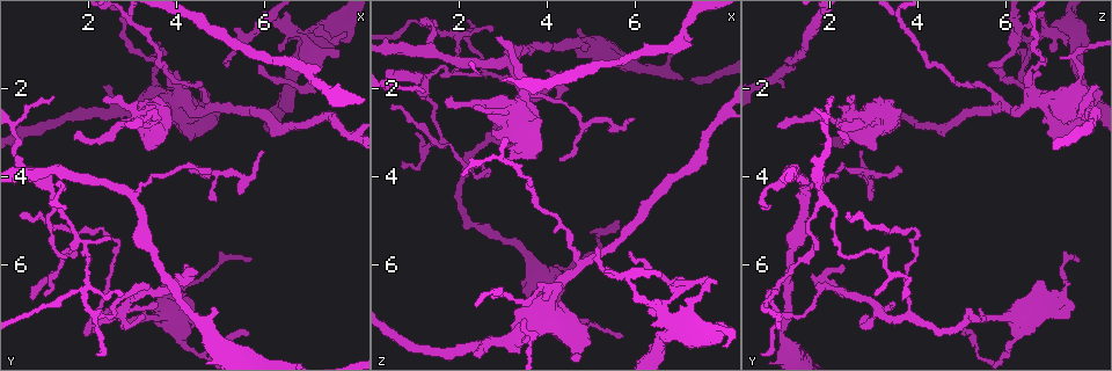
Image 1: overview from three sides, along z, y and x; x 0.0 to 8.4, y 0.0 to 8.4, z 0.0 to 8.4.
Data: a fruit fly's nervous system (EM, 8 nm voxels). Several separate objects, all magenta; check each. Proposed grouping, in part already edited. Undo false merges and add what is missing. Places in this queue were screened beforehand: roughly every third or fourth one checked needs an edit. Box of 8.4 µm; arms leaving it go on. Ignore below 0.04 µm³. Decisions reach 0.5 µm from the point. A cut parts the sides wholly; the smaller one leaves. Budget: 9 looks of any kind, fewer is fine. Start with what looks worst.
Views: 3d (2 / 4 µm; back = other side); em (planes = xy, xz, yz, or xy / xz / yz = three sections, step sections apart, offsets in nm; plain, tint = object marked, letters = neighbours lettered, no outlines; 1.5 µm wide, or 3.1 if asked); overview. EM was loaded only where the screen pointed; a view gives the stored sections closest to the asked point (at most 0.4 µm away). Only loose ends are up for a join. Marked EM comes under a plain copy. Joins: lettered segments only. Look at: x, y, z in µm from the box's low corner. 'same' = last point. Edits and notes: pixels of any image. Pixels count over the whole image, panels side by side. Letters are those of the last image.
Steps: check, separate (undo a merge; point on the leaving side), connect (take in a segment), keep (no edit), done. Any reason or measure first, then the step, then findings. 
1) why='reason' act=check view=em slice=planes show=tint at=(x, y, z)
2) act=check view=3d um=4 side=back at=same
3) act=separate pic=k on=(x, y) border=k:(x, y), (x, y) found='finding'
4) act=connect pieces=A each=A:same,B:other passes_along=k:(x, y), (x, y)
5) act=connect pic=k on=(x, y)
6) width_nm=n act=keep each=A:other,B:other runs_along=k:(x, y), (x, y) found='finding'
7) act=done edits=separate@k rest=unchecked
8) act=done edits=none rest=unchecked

act=check view=3d um=4 at=(2.85, 2.80, 0.80)

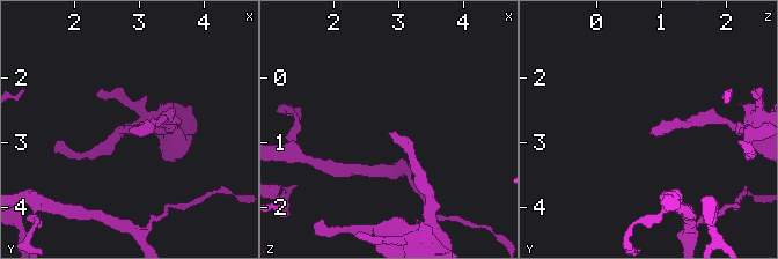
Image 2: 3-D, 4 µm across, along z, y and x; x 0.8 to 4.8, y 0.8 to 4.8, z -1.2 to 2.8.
why='need the tissue' act=check view=em slice=planes show=letters at=(2.85, 2.80, 0.85)

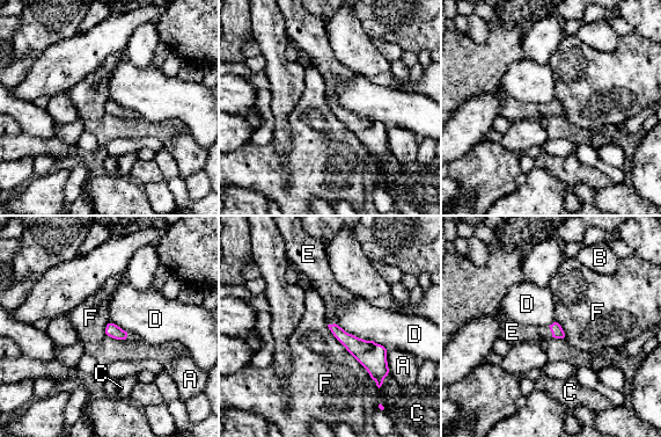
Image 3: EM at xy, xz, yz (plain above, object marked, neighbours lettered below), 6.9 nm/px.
act=connect pieces=E each=A:other,B:other,C:other,D:other,E:same,F:other passes_along=3:(557, 332), (551, 332), (515, 333) found='the neuron continues'

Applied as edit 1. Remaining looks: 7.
act=check view=overview

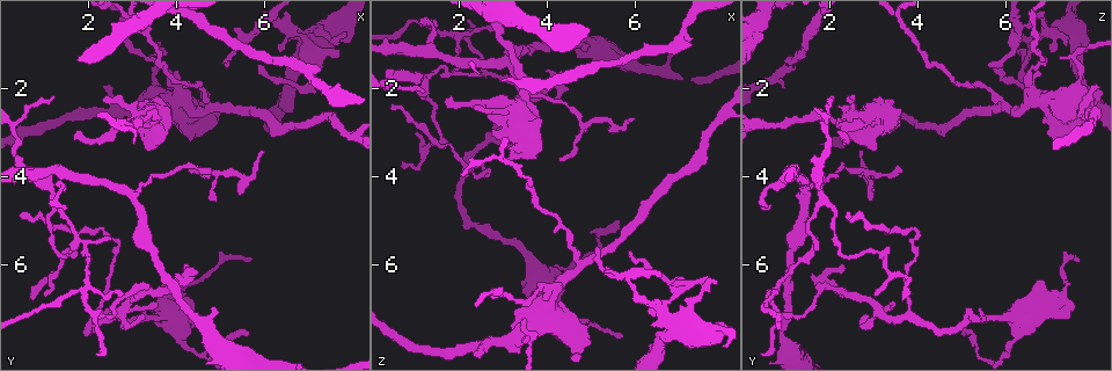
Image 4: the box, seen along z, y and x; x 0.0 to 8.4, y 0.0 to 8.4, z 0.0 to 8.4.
why='branch stops here' act=check view=3d um=2 side=back at=(1.55, 4.70, 0.70)

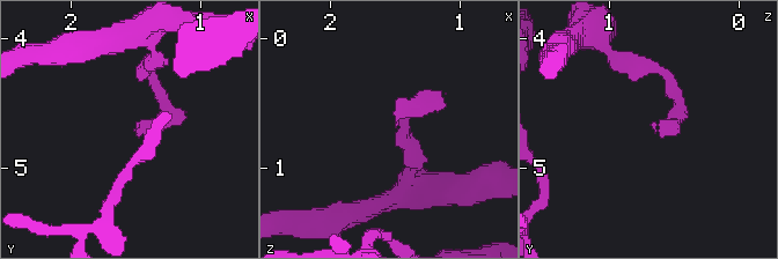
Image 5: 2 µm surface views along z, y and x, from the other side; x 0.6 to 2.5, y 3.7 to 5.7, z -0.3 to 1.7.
why='now the EM' act=check view=em slice=yz step=4 show=tint at=(1.52, 4.66, 0.64)

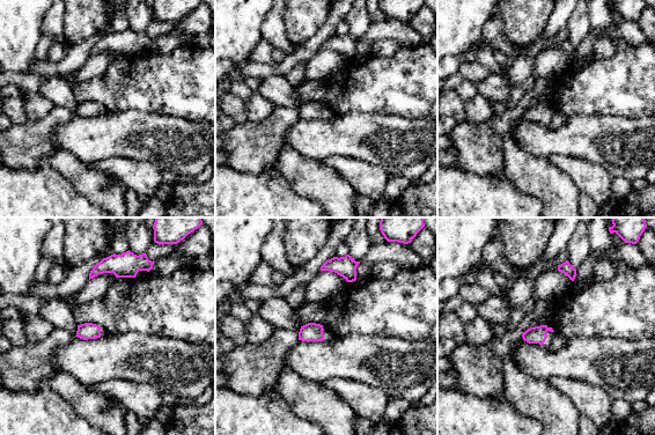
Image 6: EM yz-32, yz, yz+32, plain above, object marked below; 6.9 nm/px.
why='another direction' act=check view=em slice=planes show=letters at=same

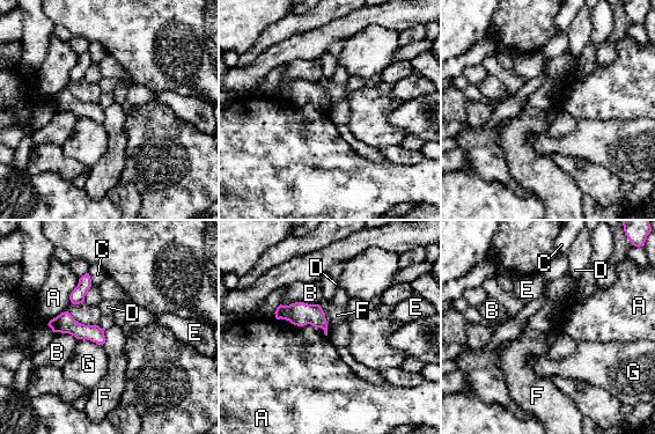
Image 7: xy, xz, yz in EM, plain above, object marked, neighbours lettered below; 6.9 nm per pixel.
width_nm=120 act=keep each=A:other,B:other,C:other,D:other,E:other,F:other,G:other runs_along=7:(52, 323), (68, 324), (102, 339) found='no lettered segment goes on from it'

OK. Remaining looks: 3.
why='arms part here' act=check view=3d um=4 at=(1.90, 6.60, 0.70)

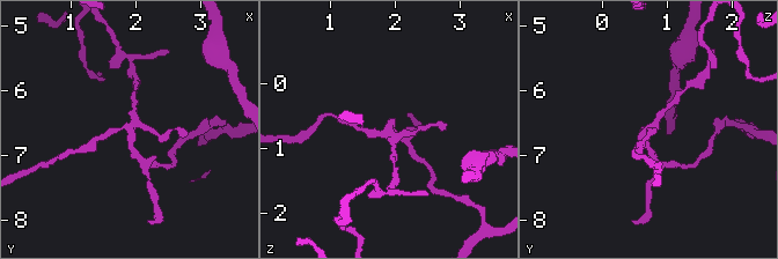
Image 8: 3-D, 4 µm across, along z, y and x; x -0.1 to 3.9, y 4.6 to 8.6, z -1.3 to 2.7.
why='shape alone is not enough' act=check view=em slice=planes show=letters at=(1.95, 6.70, 0.65)

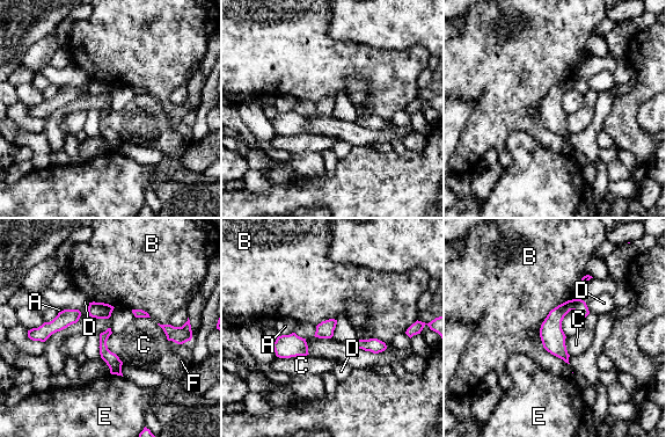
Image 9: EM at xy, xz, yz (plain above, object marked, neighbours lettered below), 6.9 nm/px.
act=separate pic=9 on=(550, 332) each=A:other,B:other,C:other,D:other,E:other,F:other part_leaving=9:(105, 334), (103, 350), (118, 371) found='two neurons meet here'

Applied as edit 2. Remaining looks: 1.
act=done edits=connect@3,separate@9 rest=unchecked

